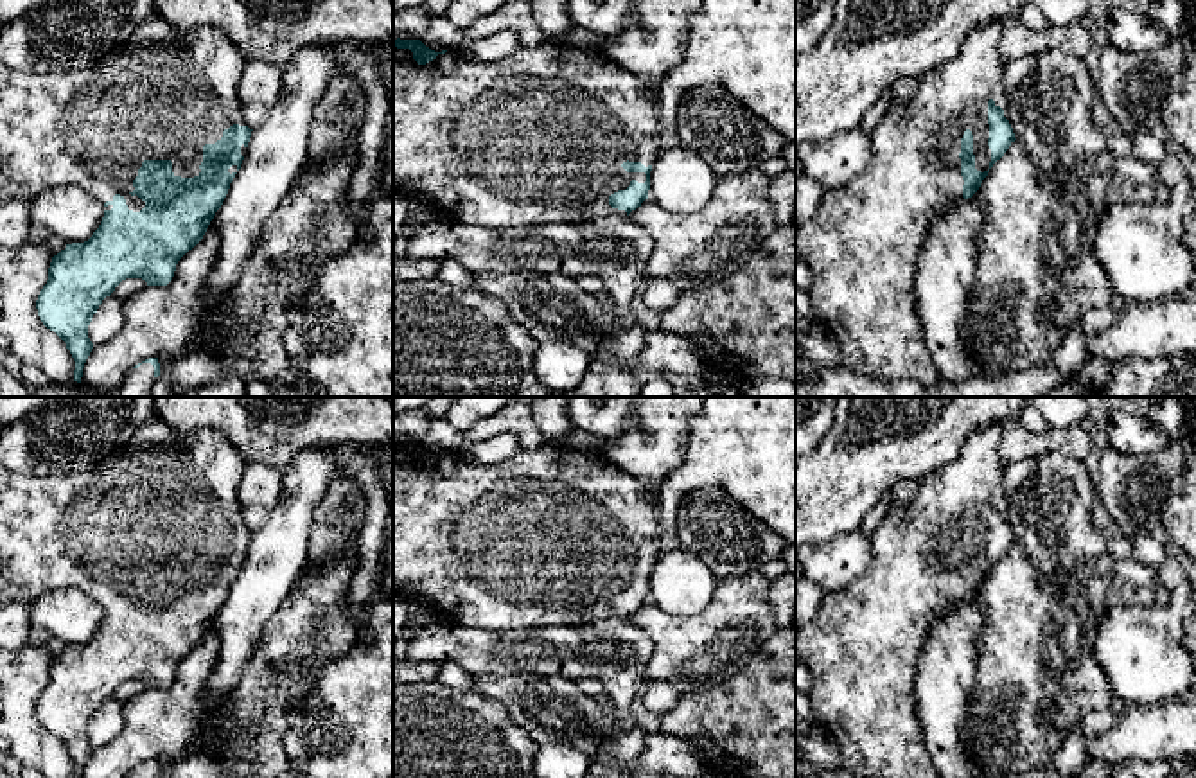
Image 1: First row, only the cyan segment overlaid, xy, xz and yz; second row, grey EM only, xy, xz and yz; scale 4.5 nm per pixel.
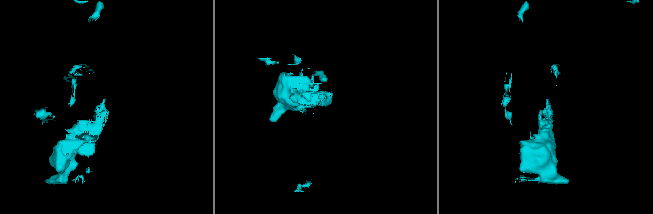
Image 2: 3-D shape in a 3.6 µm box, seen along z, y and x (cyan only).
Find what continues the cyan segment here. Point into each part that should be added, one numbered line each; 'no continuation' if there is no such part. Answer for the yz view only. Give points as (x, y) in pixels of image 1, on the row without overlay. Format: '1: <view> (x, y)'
1: yz (862, 647)

